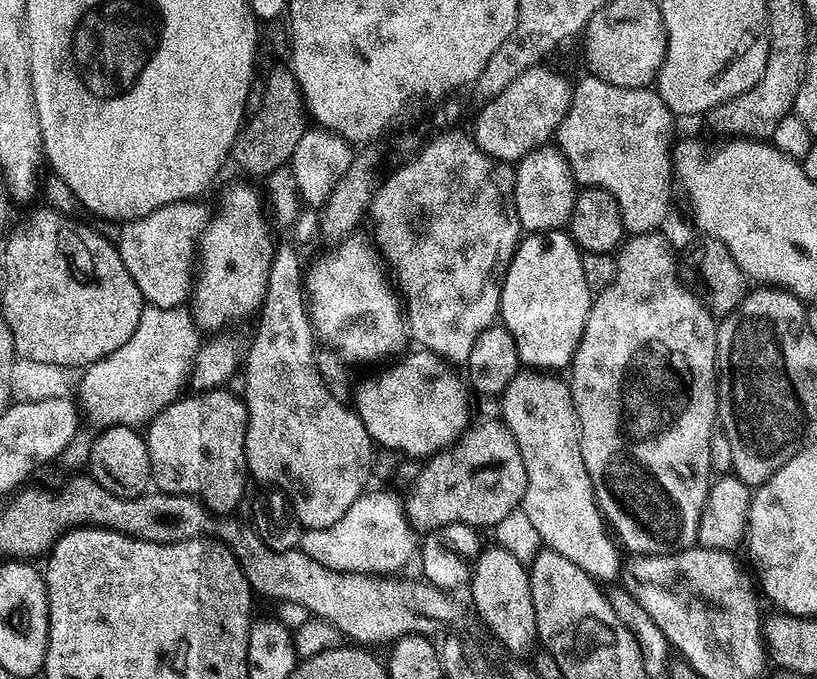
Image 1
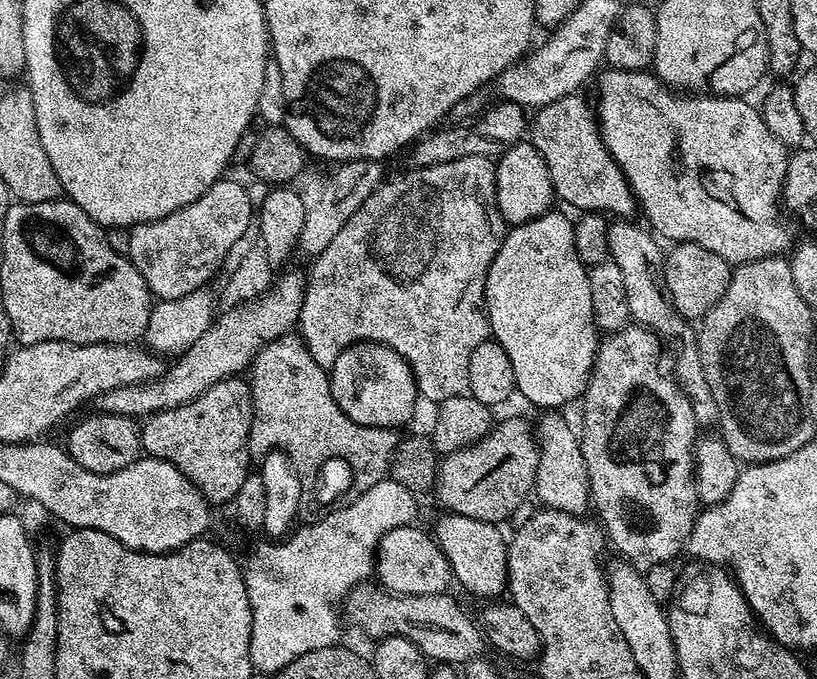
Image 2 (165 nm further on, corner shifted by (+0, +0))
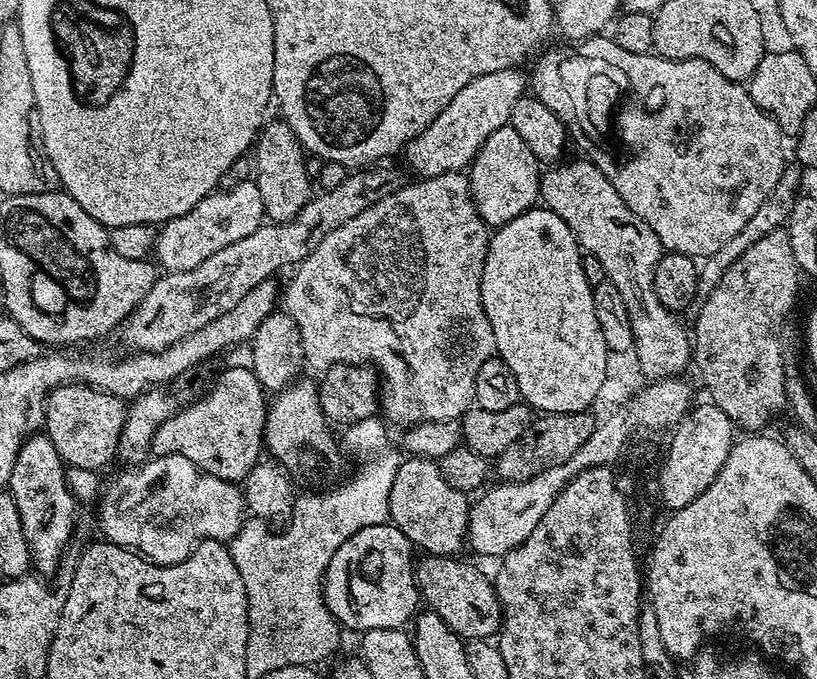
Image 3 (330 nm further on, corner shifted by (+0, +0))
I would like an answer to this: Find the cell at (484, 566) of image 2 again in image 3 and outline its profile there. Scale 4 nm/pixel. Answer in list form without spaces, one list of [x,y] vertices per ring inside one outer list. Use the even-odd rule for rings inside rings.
[[[401,459],[394,474],[394,486],[390,488],[388,518],[394,527],[406,534],[413,546],[425,548],[423,551],[429,556],[456,556],[462,553],[460,551],[466,548],[469,511],[469,497],[446,482],[437,461]]]

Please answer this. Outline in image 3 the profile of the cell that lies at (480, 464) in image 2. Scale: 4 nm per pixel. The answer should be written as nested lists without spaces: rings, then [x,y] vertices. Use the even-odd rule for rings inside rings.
[[[588,410],[583,412],[545,413],[537,417],[530,430],[506,448],[498,457],[496,465],[498,465],[500,478],[507,483],[528,481],[542,473],[543,470],[564,465],[566,460],[578,450],[582,442],[586,442],[586,439],[590,438],[597,423],[596,417]]]

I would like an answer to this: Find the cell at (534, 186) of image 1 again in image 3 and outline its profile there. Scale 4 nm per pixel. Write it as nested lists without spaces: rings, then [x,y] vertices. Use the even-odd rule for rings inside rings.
[[[505,126],[486,138],[472,160],[467,178],[478,214],[487,222],[489,229],[498,229],[518,218],[518,214],[527,212],[540,200],[541,175],[541,161],[536,159],[534,150],[526,146],[518,130]]]

